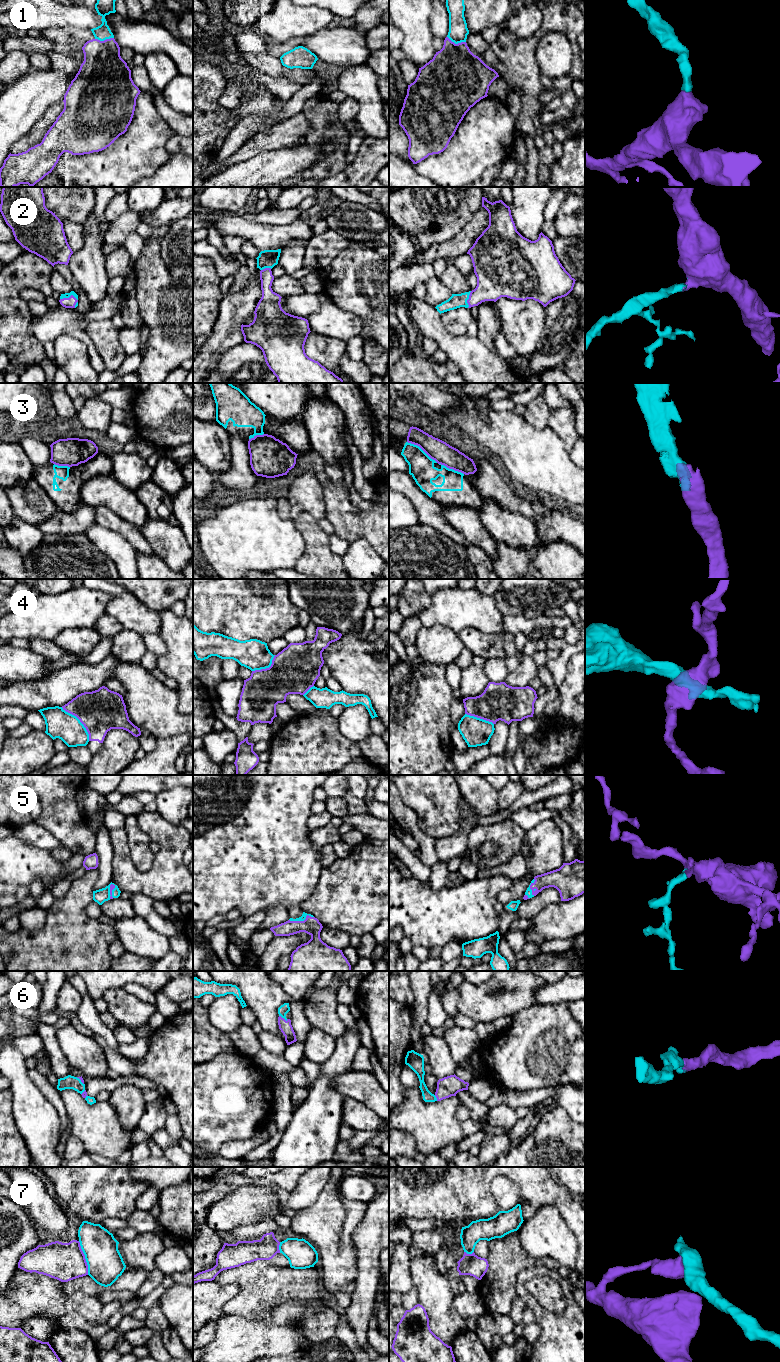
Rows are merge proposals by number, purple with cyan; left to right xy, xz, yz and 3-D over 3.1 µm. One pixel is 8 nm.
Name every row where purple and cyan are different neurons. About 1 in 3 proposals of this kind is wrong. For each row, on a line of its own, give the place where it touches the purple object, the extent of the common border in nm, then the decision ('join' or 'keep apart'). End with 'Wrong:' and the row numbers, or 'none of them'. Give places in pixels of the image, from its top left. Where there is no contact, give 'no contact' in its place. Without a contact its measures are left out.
1: contact xy (104, 40); length 150 nm; join
2: contact xy (72, 295); length 150 nm; join
3: contact yz (422, 449); length 300 nm; keep apart
4: contact xy (80, 721); length 360 nm; keep apart
5: contact xz (301, 921); length 200 nm; join
6: contact xz (283, 1018); length 80 nm; join
7: contact xy (84, 1258); length 280 nm; keep apart
Wrong: 3, 4, 7

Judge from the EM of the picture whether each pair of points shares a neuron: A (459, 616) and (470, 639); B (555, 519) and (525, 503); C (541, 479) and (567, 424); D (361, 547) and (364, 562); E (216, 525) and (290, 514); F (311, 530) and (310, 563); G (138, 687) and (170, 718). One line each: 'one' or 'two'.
A: two
B: two
C: two
D: one
E: two
F: one
G: one

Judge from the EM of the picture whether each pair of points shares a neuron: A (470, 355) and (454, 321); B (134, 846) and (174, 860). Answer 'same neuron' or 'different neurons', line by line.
A: different neurons
B: different neurons

